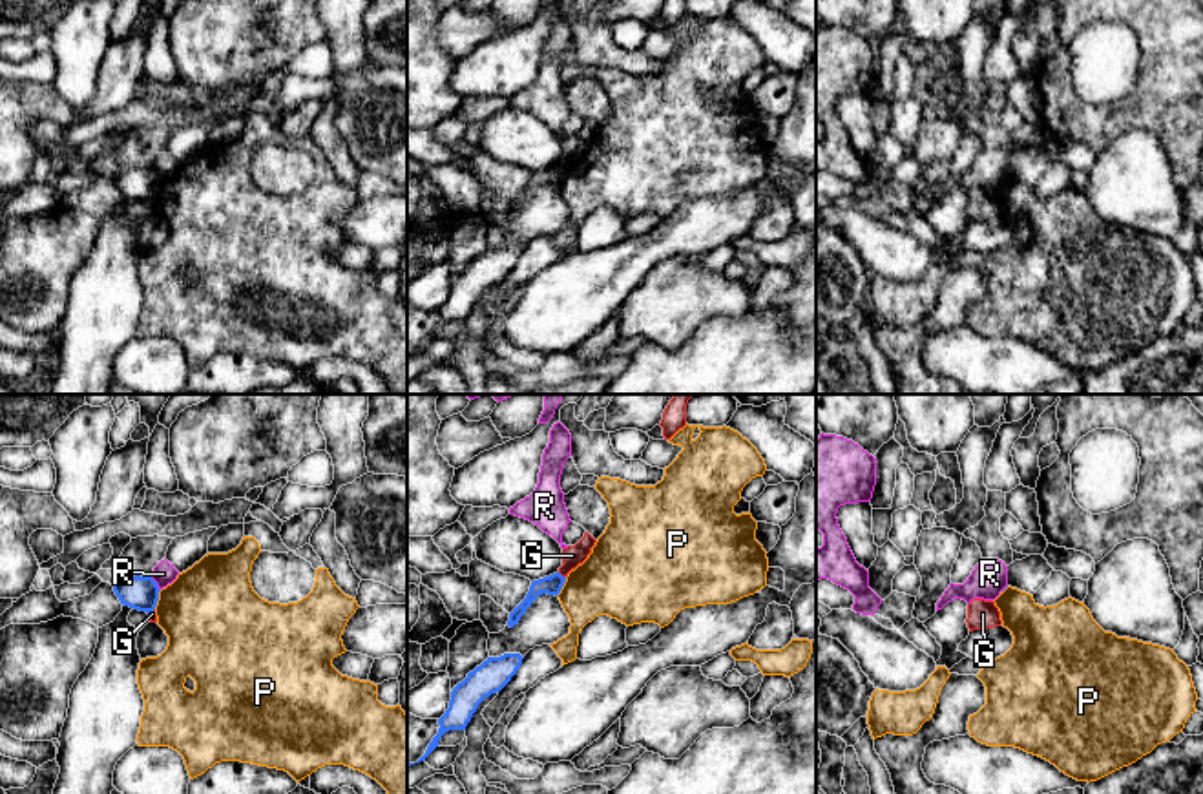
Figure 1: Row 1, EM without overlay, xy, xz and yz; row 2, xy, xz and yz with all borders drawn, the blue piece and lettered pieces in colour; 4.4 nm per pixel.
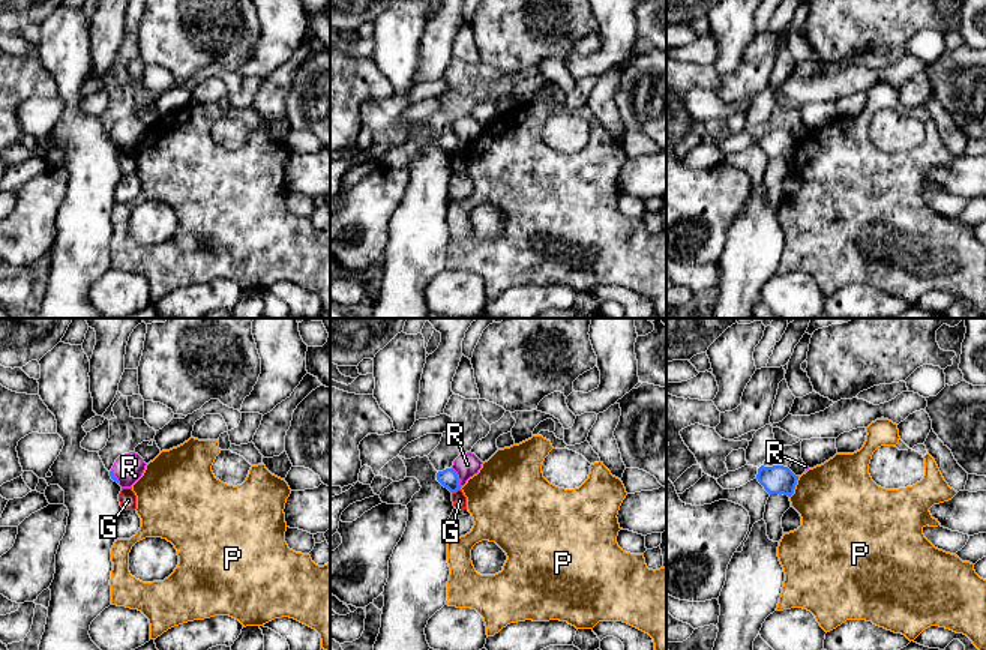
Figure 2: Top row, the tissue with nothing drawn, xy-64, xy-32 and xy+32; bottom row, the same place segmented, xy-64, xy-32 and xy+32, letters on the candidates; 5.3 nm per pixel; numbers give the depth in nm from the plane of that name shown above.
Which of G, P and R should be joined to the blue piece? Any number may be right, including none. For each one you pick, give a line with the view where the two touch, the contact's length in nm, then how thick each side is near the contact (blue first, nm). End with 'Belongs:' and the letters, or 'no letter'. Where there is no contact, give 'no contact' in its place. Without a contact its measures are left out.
Belongs: no letter

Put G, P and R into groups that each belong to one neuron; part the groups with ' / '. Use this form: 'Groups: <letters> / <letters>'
Groups: G / P / R

